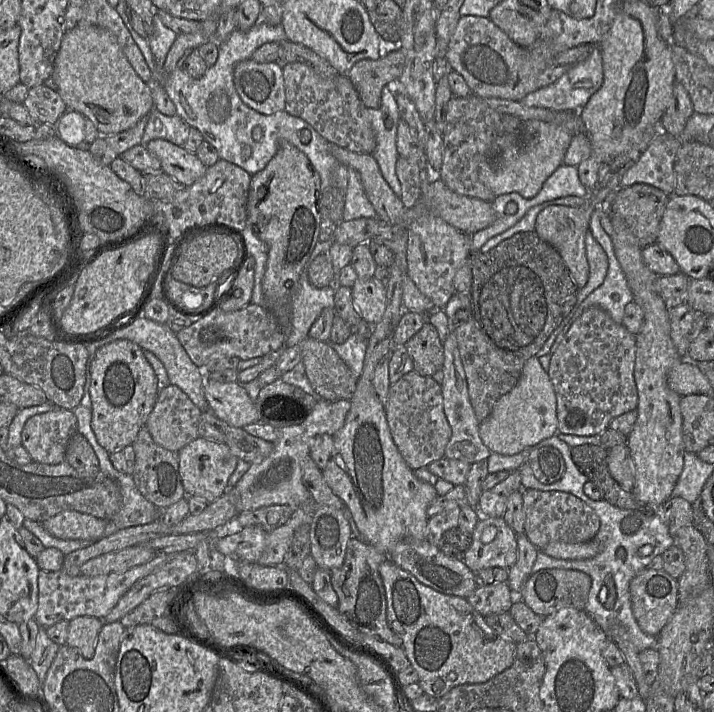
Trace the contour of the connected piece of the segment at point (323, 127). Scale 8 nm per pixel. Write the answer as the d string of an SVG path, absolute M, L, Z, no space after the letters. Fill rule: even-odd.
M301 62L288 63L282 67L285 86L285 111L309 123L331 144L353 152L371 154L376 137L358 92L348 76L338 74L324 77Z

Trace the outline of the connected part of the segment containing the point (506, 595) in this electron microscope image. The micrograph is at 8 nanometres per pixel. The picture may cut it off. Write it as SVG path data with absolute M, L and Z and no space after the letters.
M499 582L478 586L466 599L475 610L485 617L490 614L509 612L516 597L507 582Z

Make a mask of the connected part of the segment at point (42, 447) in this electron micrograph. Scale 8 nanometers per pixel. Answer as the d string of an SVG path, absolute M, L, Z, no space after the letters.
M53 410L30 417L22 430L22 446L32 461L56 465L65 460L70 438L77 432L72 410Z

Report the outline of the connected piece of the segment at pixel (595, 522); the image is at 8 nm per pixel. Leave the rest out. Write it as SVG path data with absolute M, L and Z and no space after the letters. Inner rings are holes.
M523 489L525 532L533 545L542 550L551 542L583 543L595 538L600 519L584 501L568 492Z

